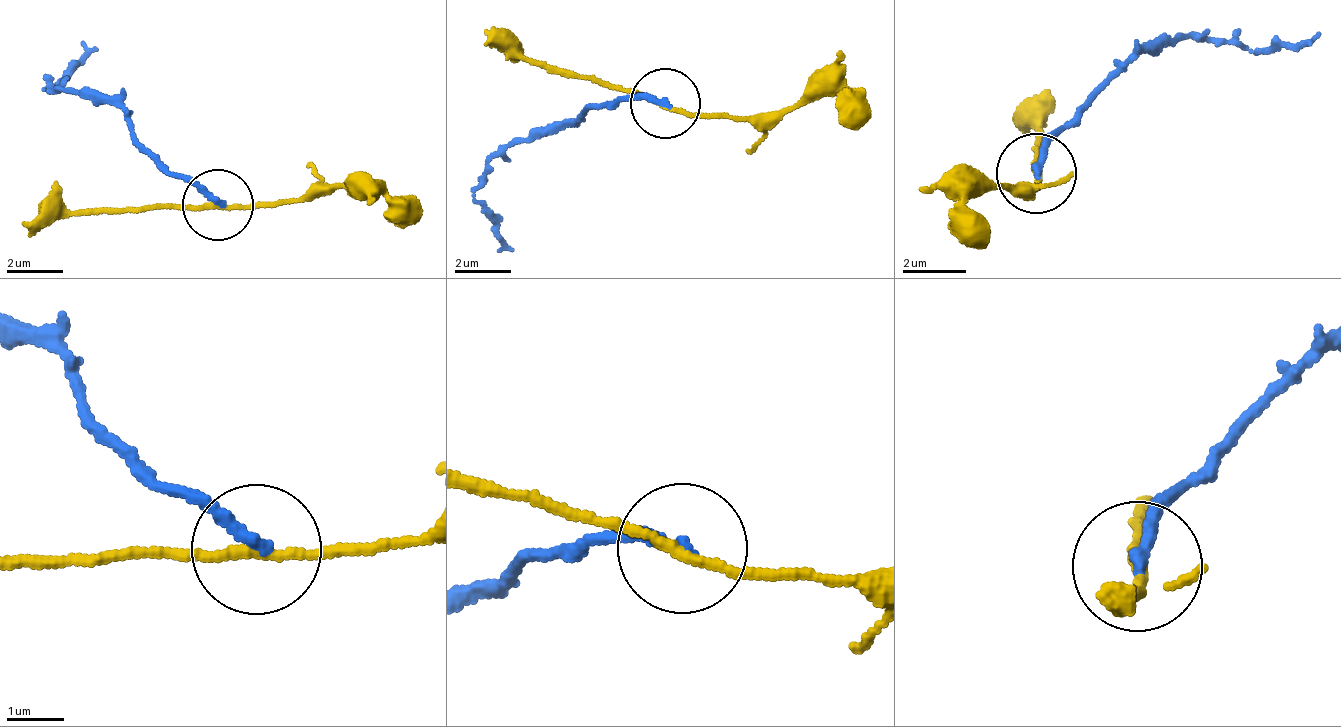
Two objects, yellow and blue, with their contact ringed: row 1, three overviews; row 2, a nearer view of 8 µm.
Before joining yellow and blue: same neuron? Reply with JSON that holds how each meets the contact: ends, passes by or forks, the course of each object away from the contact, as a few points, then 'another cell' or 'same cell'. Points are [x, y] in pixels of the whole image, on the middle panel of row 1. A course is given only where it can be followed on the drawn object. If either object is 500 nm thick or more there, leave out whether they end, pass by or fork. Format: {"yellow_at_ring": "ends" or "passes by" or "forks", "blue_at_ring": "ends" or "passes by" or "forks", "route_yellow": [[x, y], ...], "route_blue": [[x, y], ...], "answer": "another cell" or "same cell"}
{"yellow_at_ring": "passes by", "blue_at_ring": "ends", "route_yellow": [[667, 104], [699, 116], [787, 115], [836, 90], [856, 92], [871, 114]], "route_blue": [[667, 104], [612, 98], [571, 124], [517, 139], [473, 192], [500, 251]], "answer": "another cell"}

